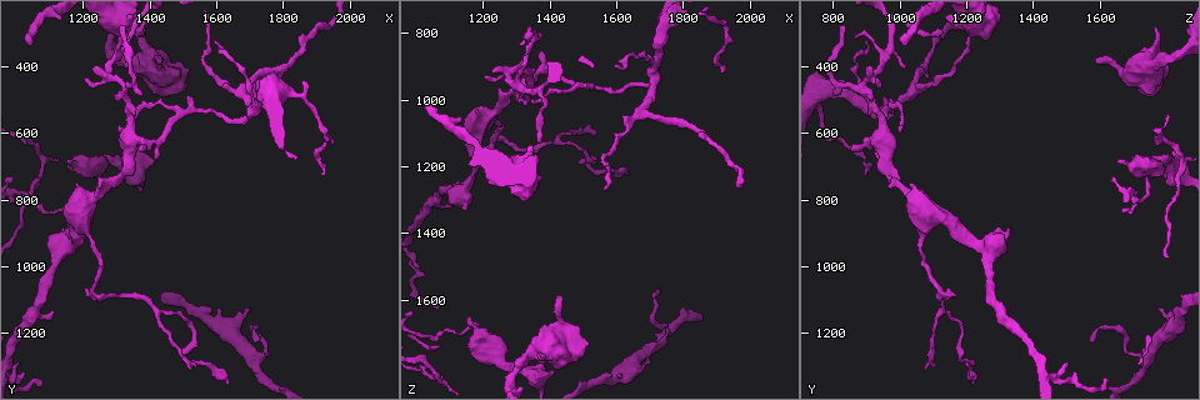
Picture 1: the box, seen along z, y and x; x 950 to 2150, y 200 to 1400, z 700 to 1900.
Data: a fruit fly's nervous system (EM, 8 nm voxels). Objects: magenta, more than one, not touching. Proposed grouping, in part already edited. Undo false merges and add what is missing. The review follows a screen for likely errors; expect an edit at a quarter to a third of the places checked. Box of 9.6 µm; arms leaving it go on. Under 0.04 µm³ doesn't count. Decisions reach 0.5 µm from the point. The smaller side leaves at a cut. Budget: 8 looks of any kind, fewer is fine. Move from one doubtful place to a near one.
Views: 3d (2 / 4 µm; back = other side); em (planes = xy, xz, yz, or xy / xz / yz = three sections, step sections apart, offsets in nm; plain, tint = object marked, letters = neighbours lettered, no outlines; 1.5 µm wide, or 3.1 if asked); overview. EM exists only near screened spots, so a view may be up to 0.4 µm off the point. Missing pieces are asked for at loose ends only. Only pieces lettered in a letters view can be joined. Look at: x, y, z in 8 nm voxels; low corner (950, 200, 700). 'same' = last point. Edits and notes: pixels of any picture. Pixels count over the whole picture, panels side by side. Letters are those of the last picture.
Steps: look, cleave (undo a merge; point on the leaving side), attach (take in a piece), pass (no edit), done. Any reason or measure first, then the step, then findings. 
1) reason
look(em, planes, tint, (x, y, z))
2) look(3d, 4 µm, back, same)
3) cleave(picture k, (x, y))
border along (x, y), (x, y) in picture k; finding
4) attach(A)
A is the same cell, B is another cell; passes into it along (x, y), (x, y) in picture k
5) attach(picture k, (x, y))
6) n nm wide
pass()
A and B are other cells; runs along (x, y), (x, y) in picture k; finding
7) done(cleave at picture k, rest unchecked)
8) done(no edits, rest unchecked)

end of a long branch
look(em, yz, step 4, letters, (1050, 340, 1000))

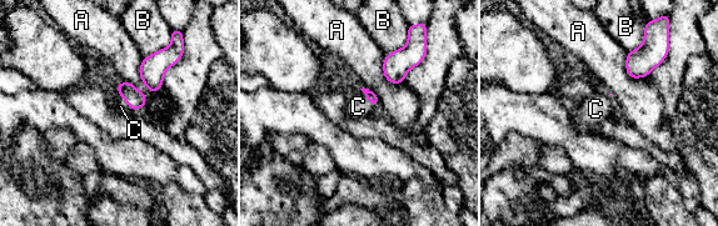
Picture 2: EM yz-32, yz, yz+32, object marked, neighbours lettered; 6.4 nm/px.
attach(picture 2, (358, 106))
C is the same cell, A and B are other cells; the neuron continues

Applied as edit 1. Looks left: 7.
look(overview)

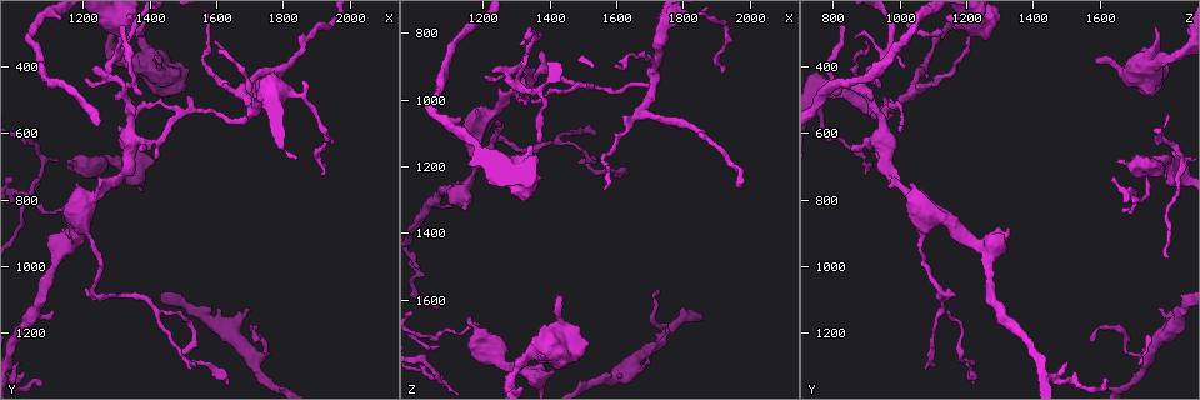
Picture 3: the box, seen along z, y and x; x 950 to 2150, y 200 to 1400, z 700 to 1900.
calibre changes
look(3d, 4 µm, (1270, 750, 990))

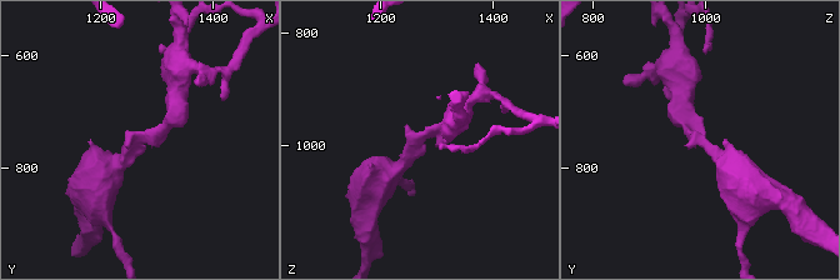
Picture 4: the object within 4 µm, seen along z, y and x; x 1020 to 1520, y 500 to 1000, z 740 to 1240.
arms of 280, 320 nm
look(em, xz, step 4, tint, (1275, 745, 985))

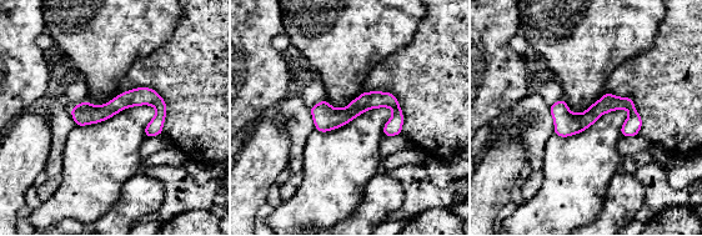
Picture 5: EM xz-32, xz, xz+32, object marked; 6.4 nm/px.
cut it another way
look(em, planes, letters, same)

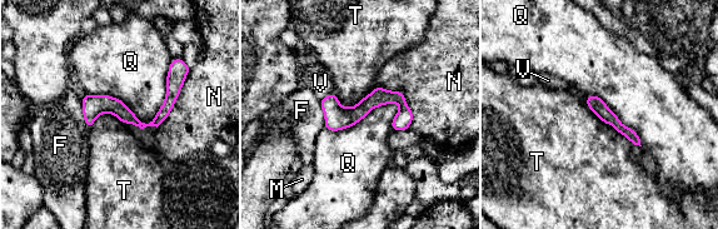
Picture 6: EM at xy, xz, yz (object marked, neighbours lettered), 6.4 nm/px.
pass()
F, M, N, Q, T and V are other cells; border along (377, 85), (352, 106), (334, 94) in picture 6; one neuron here

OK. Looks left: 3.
look(3d, 2 µm, (1150, 690, 1660))

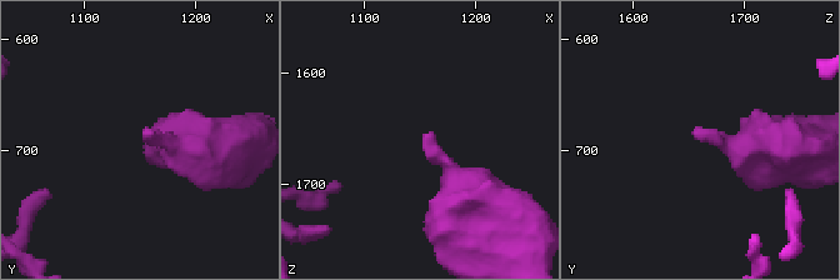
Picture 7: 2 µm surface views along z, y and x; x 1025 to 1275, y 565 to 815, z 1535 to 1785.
now the EM
look(em, planes, letters, (1152, 680, 1656))

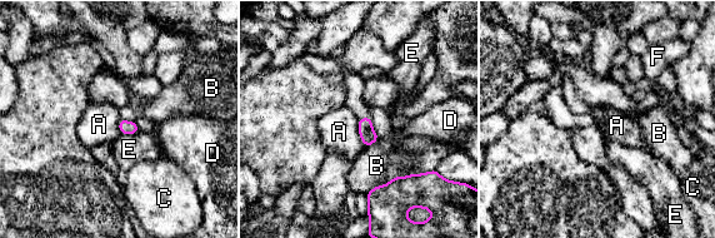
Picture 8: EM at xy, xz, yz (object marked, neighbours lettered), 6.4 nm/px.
pass()
A, B, C, D, E and F are other cells; border along (358, 119), (359, 137), (365, 145) in picture 8; no lettered piece goes on from it

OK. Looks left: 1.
done(attach at picture 2, rest unchecked)

